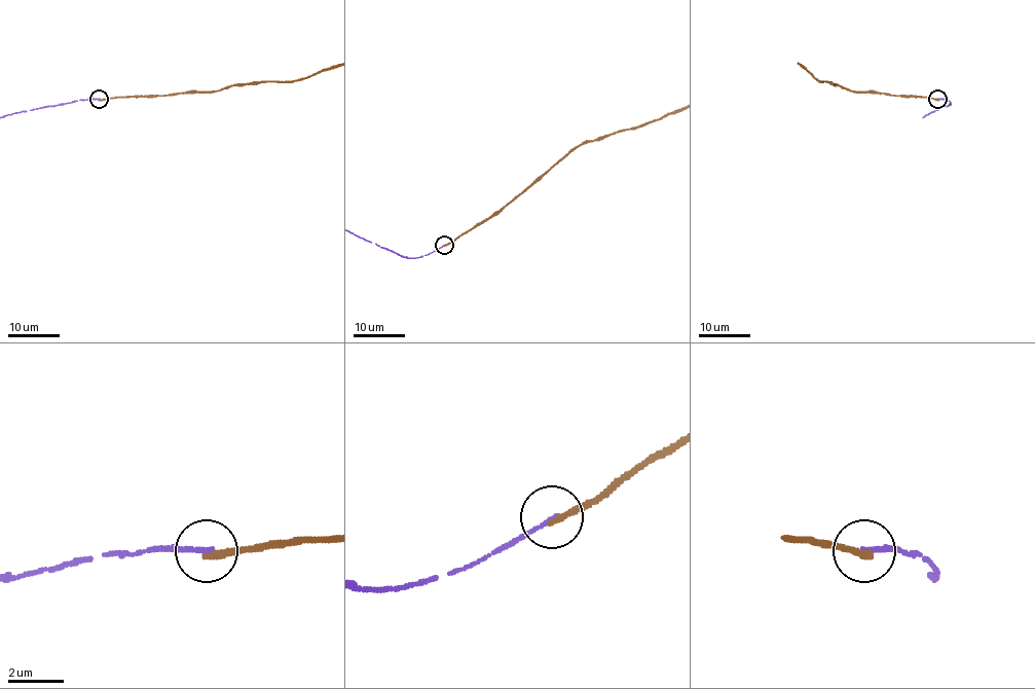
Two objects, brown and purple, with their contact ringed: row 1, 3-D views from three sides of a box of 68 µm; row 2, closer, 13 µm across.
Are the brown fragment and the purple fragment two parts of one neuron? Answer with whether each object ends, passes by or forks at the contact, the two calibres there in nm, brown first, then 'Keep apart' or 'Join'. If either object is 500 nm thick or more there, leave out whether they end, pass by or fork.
At the ring brown ends. At the ring purple ends. Thickness 240 nm (brown) against 160 nm. Keep apart

